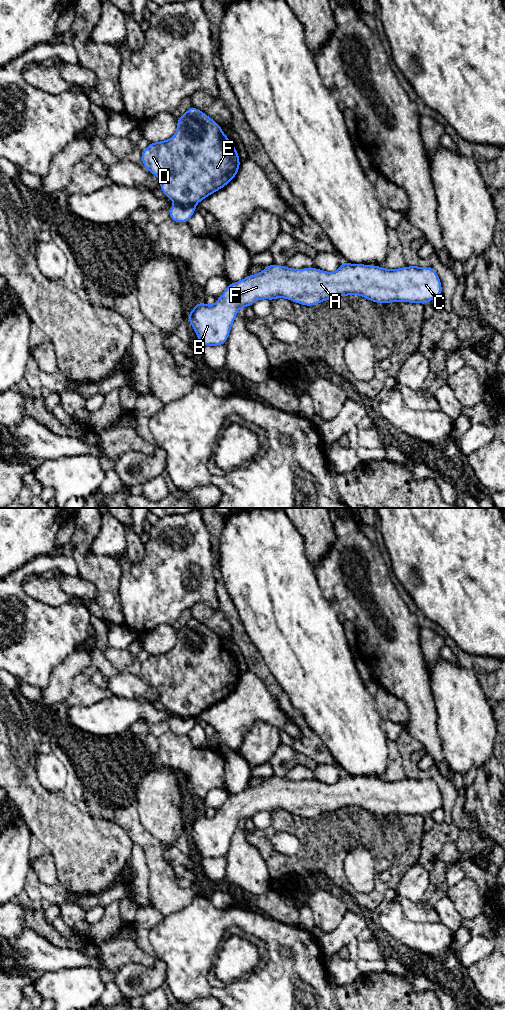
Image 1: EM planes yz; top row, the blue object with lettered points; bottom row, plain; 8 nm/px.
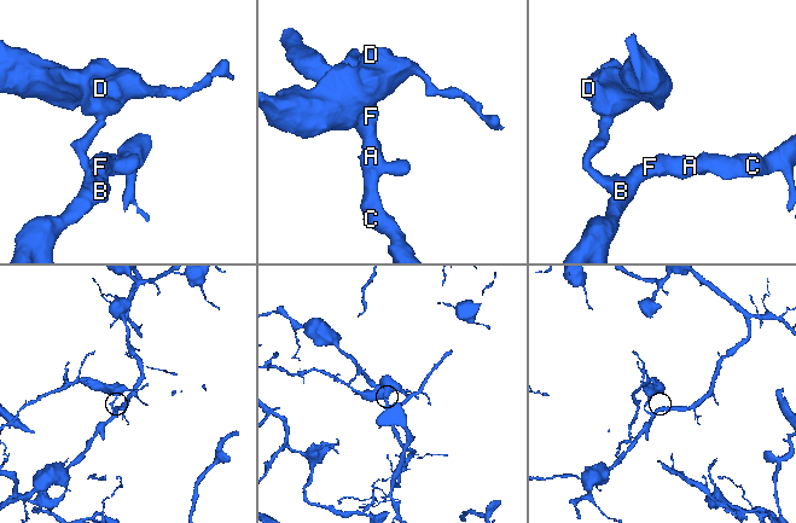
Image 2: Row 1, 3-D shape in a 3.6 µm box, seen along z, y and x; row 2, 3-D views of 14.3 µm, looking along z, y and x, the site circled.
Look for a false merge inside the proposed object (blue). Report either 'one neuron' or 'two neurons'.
two neurons

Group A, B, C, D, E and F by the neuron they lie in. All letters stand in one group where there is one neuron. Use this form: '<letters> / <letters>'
A B C F / D E

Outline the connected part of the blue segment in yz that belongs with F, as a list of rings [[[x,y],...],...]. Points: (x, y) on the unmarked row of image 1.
[[[343,773],[336,783],[326,784],[316,779],[291,781],[273,775],[255,787],[228,796],[212,818],[198,814],[187,828],[199,857],[220,858],[226,856],[239,821],[257,812],[285,810],[314,818],[344,807],[360,807],[374,815],[426,817],[442,807],[442,795],[430,779],[385,781]]]

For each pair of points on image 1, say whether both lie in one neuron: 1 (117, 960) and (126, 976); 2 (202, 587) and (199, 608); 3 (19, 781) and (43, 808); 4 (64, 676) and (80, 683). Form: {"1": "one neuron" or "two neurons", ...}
{"1": "two neurons", "2": "two neurons", "3": "one neuron", "4": "two neurons"}

